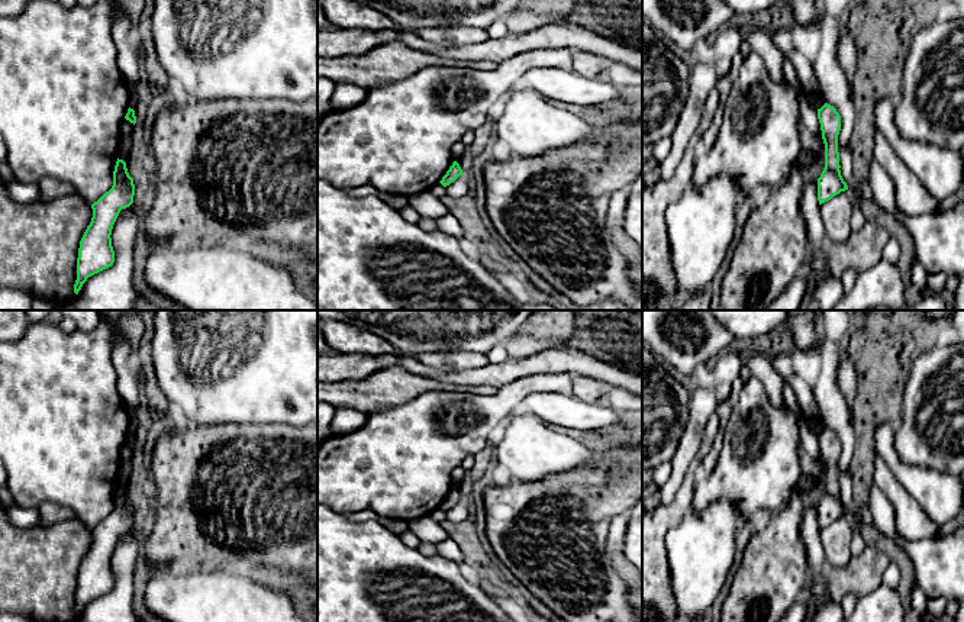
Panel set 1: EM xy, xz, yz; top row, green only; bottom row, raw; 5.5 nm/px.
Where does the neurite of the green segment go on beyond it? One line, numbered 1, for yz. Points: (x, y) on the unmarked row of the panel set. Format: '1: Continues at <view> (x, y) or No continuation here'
1: No continuation here

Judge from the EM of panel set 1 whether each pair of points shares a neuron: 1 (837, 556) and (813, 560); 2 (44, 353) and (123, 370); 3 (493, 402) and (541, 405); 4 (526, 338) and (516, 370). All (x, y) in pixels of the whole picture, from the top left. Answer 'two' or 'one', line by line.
1: two
2: two
3: two
4: two

